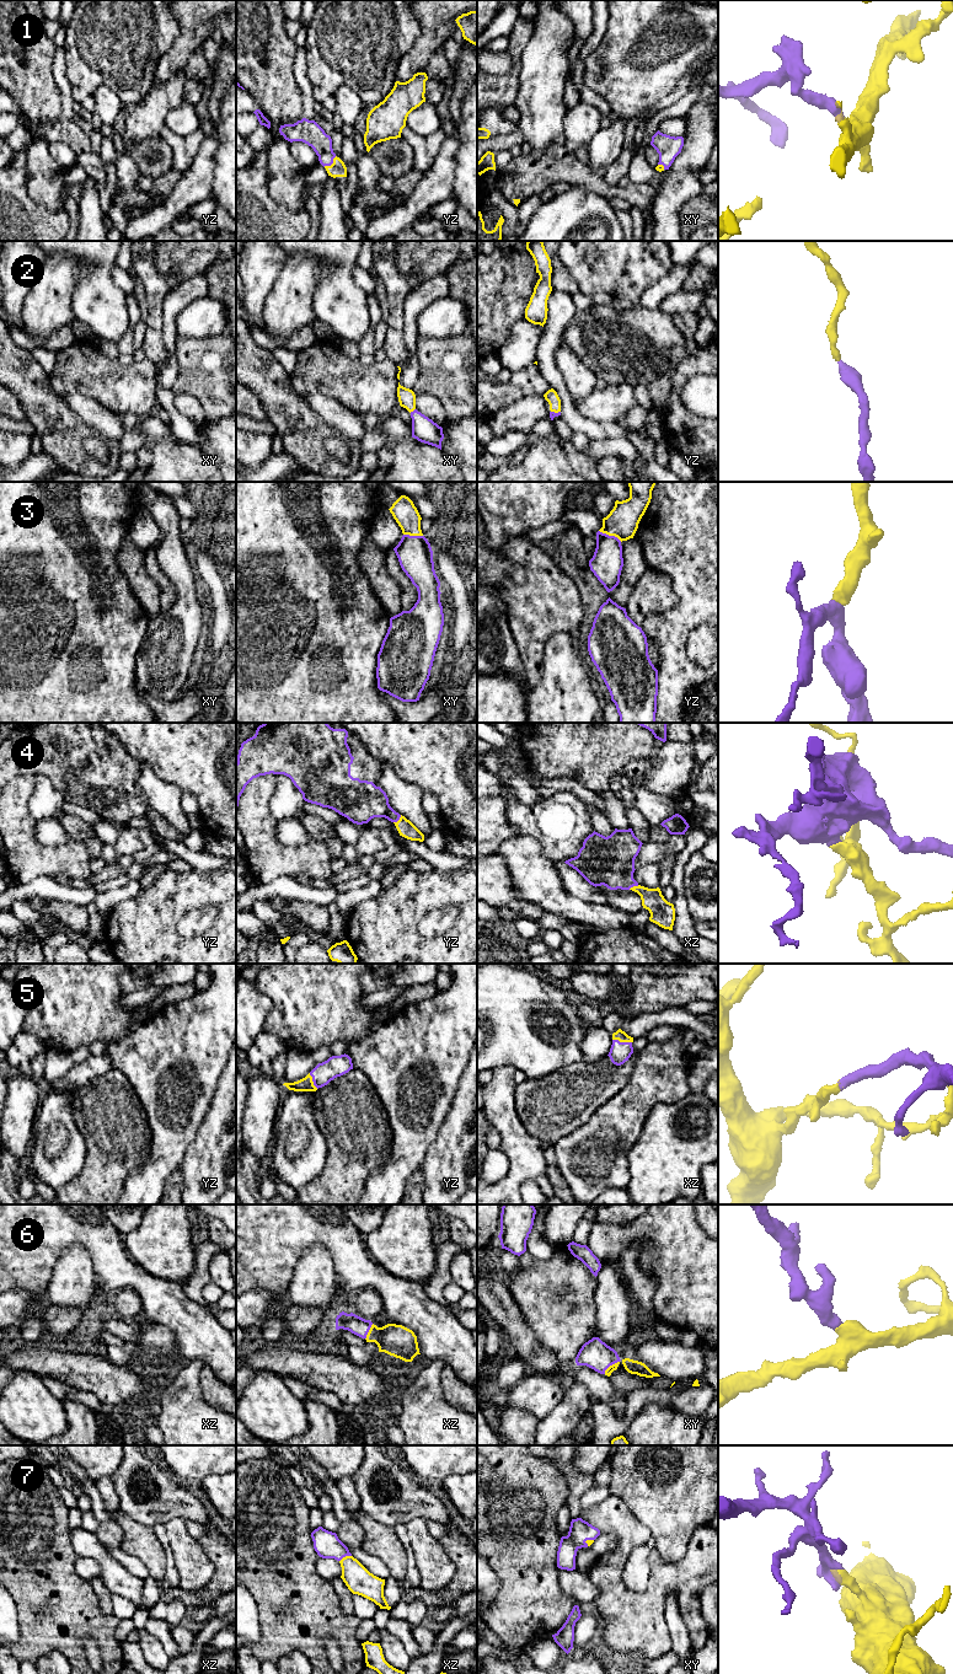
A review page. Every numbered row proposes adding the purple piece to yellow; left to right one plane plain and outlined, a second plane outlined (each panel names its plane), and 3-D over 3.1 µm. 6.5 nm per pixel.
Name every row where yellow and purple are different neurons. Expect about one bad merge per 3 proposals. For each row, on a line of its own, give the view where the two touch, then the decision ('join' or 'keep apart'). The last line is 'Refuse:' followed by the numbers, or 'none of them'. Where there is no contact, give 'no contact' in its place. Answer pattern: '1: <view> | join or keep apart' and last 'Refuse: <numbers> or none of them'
1: yz | join
2: xy | join
3: yz | join
4: yz | join
5: xz | join
6: xy | join
7: xz | join
Refuse: none of them

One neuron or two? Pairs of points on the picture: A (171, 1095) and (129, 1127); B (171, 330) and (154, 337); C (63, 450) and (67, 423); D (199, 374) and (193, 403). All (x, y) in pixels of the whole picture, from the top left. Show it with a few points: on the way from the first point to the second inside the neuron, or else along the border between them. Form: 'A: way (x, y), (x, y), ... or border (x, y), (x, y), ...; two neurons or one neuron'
A: border (133, 1088), (145, 1112), (151, 1142); two neurons
B: border (162, 304), (162, 343), (167, 350), (166, 361); two neurons
C: way (63, 444), (63, 429); one neuron
D: border (175, 395), (193, 395), (199, 401), (207, 422); two neurons

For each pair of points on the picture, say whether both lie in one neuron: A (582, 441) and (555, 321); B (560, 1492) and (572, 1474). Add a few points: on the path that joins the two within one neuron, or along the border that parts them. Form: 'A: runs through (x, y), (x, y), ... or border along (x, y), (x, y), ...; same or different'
A: border along (573, 430), (584, 433), (592, 440); different
B: border along (549, 1459), (566, 1481), (568, 1491), (567, 1503); different

